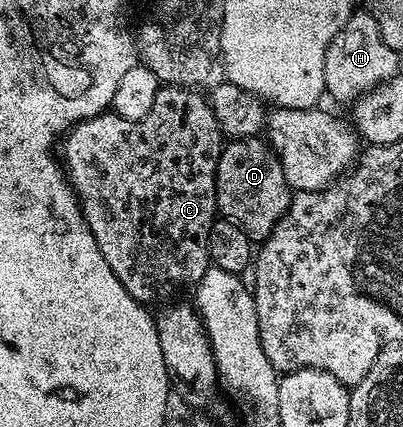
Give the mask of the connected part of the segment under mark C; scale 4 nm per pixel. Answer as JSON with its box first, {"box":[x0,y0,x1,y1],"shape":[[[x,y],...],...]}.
{"box":[60,85,223,303],"shape":[[[177,85],[159,88],[156,103],[152,103],[152,111],[148,111],[148,115],[144,119],[133,121],[132,119],[124,119],[113,111],[107,111],[99,113],[97,117],[89,117],[87,121],[79,121],[73,129],[65,134],[60,145],[60,157],[64,162],[64,169],[68,174],[70,185],[74,188],[74,194],[78,197],[78,206],[82,209],[84,219],[96,239],[96,247],[100,247],[100,255],[104,255],[104,259],[108,259],[108,267],[112,267],[116,279],[120,279],[120,283],[124,283],[128,295],[132,295],[137,301],[151,303],[150,301],[167,300],[166,302],[169,302],[171,300],[169,297],[177,289],[182,289],[185,285],[193,286],[197,283],[210,265],[208,235],[210,228],[214,226],[218,213],[216,167],[222,154],[223,144],[222,129],[218,125],[218,120],[209,100],[201,92],[192,89],[180,89]]]}

